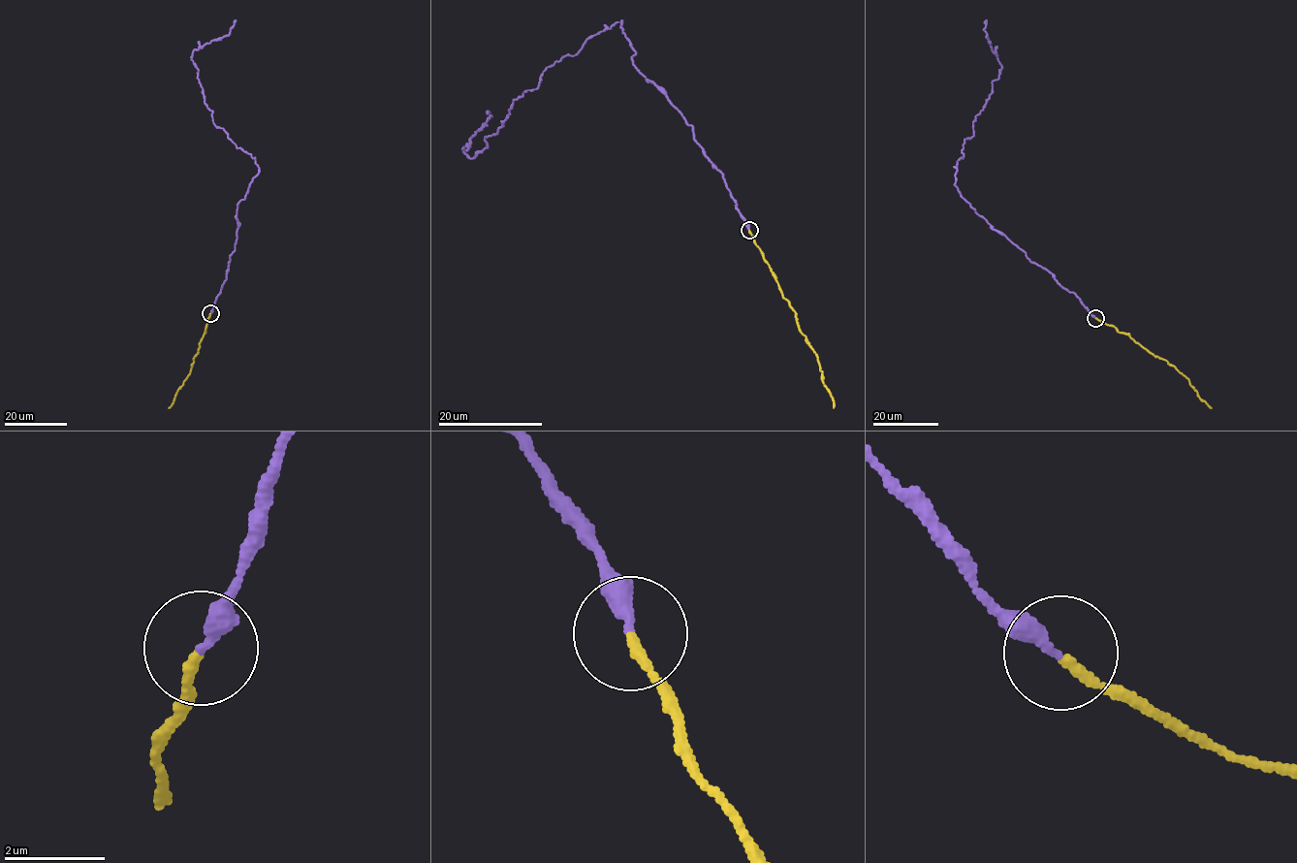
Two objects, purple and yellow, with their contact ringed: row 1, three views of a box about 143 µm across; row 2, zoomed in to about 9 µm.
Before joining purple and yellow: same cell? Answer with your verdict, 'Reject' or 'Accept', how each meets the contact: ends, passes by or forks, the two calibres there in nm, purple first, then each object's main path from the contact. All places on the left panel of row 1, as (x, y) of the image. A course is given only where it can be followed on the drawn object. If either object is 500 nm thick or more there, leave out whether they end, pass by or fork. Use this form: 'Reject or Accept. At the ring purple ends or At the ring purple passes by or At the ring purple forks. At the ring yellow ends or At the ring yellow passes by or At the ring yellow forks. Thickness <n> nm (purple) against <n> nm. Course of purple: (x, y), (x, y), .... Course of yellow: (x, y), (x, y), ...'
Accept. At the ring purple ends. At the ring yellow ends. Thickness 280 nm (purple) against 200 nm. Course of purple: (210, 313), (237, 239), (237, 204), (259, 167), (216, 128), (191, 59), (195, 49), (228, 34), (236, 19). Course of yellow: (210, 313), (191, 369), (168, 407)

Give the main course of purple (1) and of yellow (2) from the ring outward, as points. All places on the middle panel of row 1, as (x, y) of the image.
1: (749, 231), (680, 111), (633, 63), (621, 20), (546, 69), (471, 158), (463, 153), (488, 113)
2: (749, 231), (821, 367), (822, 381), (834, 403), (833, 408)

